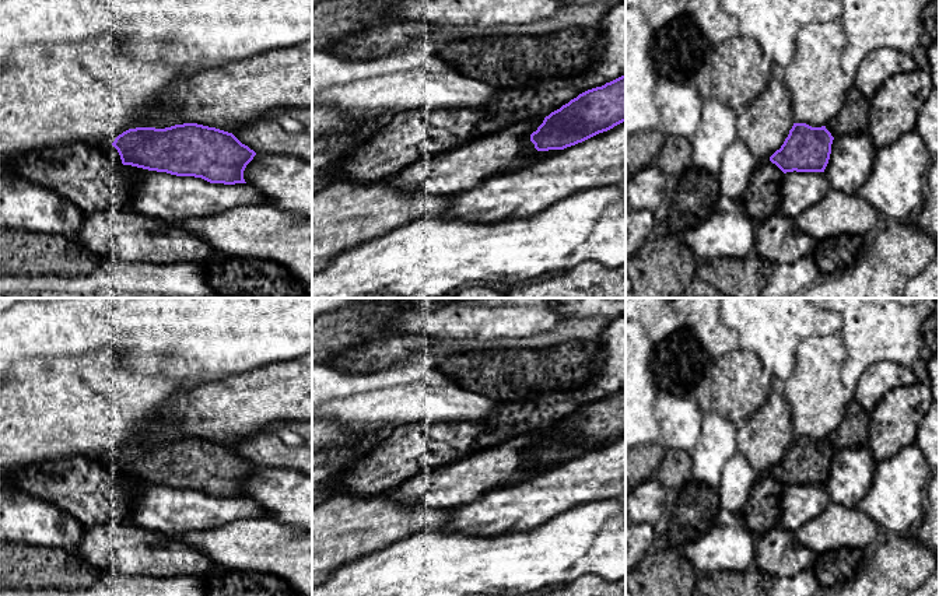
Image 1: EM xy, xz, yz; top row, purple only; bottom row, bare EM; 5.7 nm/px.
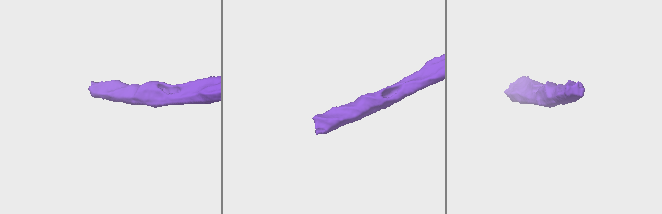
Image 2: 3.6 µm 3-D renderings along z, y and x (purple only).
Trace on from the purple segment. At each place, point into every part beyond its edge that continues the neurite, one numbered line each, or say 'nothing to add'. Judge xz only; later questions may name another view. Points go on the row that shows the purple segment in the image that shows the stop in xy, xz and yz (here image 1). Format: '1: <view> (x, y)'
nothing to add

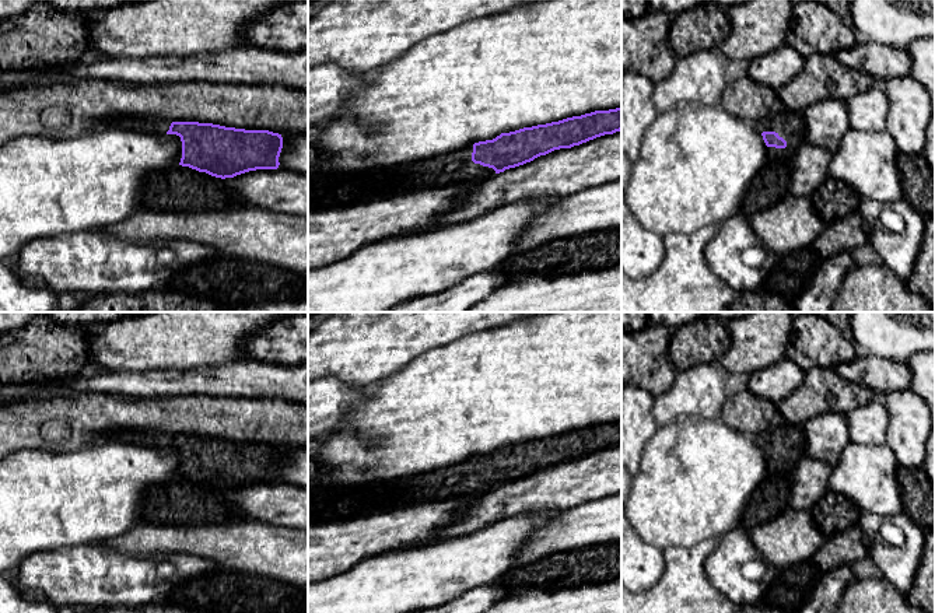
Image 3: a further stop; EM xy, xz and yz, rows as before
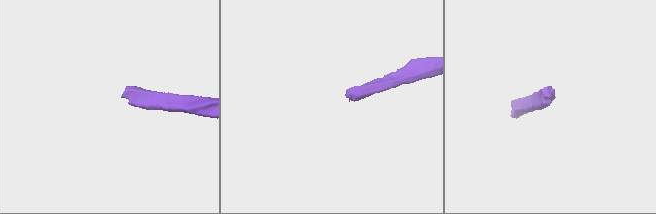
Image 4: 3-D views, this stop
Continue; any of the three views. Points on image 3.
1: yz (790, 125)

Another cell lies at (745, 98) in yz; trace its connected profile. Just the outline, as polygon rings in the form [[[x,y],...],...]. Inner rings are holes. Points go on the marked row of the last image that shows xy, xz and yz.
[[[747,74],[726,84],[721,105],[731,115],[749,123],[760,122],[785,108],[775,90],[754,81]]]

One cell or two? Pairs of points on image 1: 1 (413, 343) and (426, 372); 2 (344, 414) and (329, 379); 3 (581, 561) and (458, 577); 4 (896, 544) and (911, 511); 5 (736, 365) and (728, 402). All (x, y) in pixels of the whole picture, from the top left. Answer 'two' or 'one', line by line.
1: two
2: two
3: one
4: two
5: one

